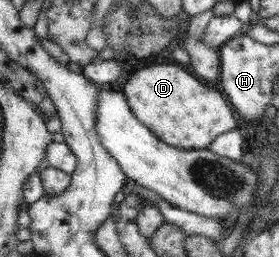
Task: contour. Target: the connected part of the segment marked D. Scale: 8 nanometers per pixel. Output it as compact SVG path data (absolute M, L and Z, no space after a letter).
M158 64L132 72L122 86L122 94L132 115L152 134L164 138L167 146L182 150L207 149L218 134L234 128L234 114L222 96L176 65Z

